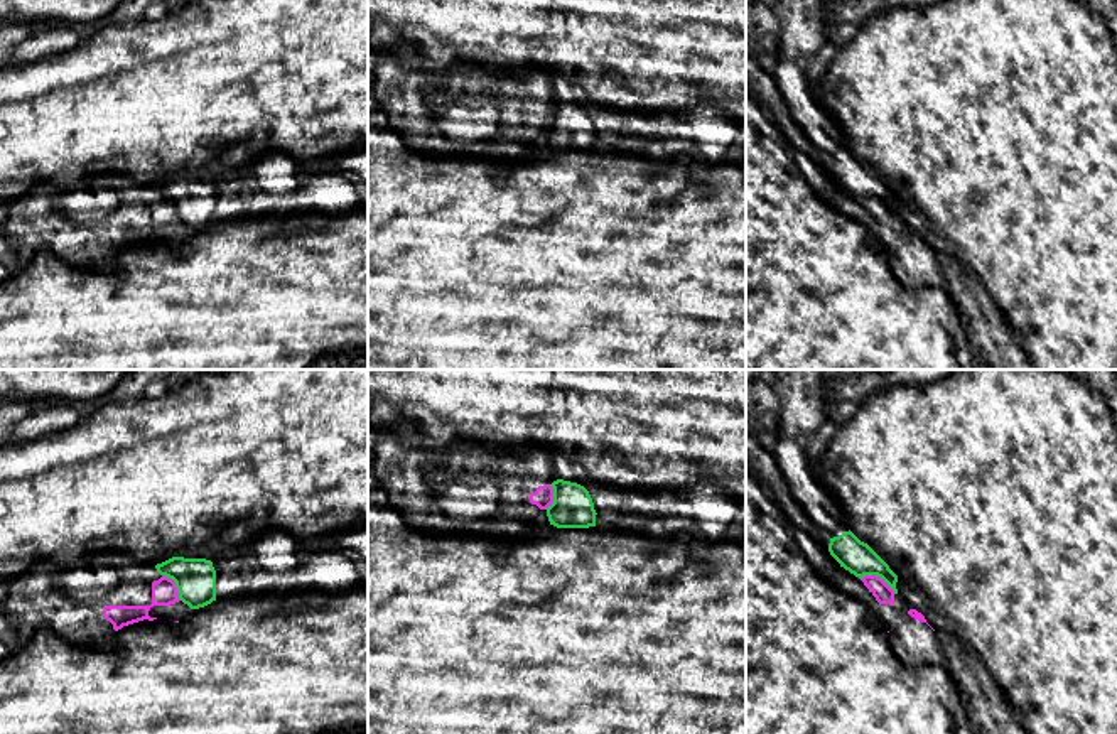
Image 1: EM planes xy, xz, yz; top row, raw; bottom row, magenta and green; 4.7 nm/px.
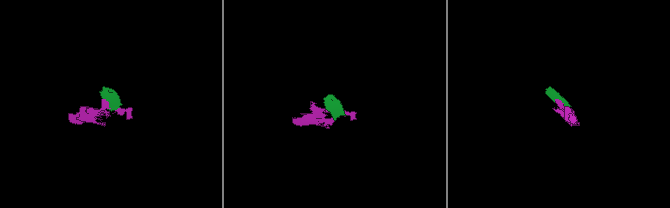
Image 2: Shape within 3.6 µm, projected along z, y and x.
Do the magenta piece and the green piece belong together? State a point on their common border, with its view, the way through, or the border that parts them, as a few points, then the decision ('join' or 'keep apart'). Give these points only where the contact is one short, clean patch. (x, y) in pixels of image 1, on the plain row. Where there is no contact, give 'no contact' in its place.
meets magenta in yz at (876, 198); border along yz (861, 199), (878, 198), (895, 215); keep apart

